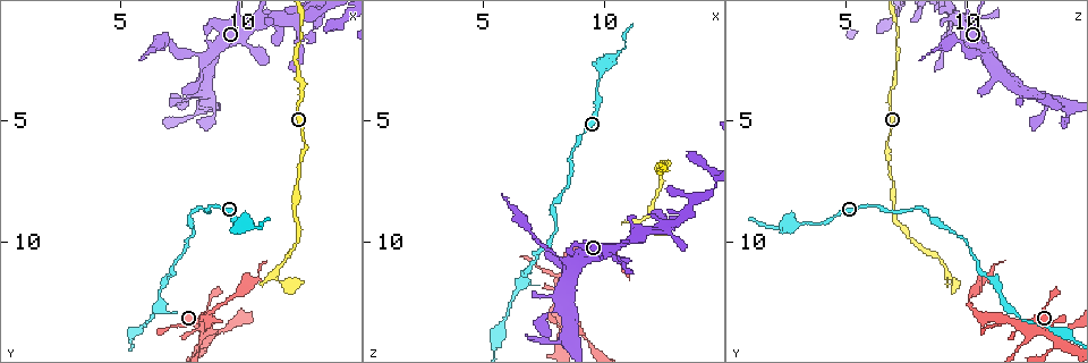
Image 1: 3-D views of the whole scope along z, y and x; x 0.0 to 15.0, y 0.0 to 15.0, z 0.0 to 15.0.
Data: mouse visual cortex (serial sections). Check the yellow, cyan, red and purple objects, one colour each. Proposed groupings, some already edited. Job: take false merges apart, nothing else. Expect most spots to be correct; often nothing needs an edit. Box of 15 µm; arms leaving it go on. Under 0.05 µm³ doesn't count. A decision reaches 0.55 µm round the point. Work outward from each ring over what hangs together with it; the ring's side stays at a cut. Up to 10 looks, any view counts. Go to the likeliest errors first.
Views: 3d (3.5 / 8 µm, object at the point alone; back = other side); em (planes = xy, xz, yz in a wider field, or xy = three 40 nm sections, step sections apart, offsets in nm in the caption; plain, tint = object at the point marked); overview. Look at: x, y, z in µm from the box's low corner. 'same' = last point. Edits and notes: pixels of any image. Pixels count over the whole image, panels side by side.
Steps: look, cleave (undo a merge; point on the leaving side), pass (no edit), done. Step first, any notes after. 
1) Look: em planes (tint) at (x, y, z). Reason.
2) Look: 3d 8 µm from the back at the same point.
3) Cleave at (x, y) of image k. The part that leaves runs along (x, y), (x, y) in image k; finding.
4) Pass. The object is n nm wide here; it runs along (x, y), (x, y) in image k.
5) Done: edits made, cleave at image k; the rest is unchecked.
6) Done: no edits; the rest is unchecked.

Look: 3d 8 µm from the back at (8.6, 2.3, 10.8). Branch point.

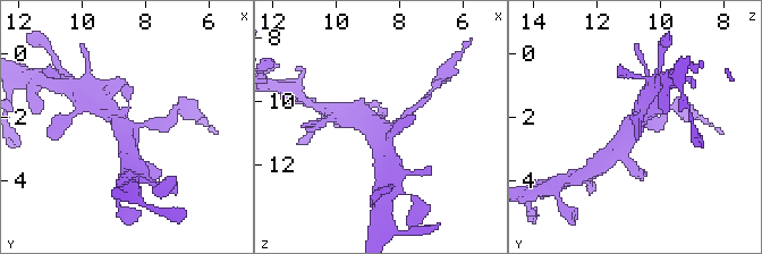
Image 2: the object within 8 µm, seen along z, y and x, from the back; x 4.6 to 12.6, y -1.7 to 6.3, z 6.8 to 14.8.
Look: 3d 3.5 µm at (8.6, 2.4, 10.8).

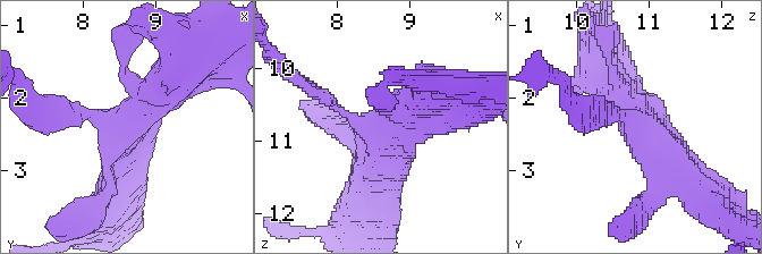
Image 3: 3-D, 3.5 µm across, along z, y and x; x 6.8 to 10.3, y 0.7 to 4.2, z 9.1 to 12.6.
Look: em xy step 3 (tint) at (8.65, 2.40, 10.90). 3 arms meet here; the arms are 150, 350, 600 nm wide.

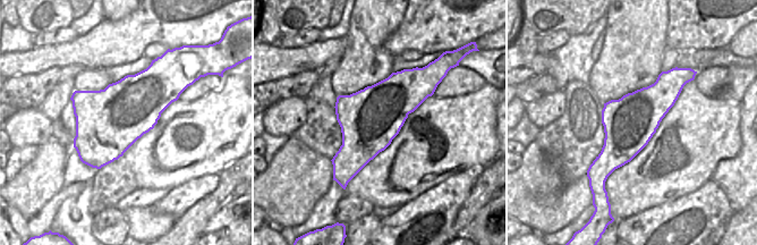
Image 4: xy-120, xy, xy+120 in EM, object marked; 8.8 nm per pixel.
Pass. Continuous, no second cell.

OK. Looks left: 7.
Look: 3d 3.5 µm at (11.5, 11.6, 9.3). A narrow waist.

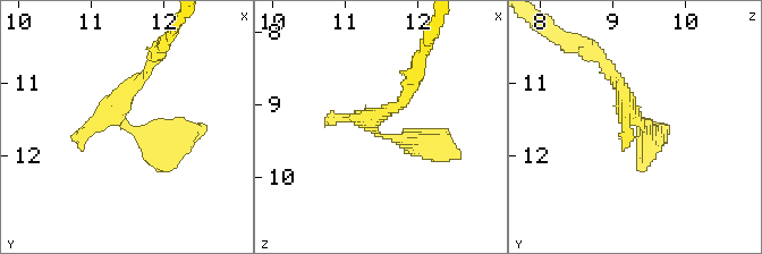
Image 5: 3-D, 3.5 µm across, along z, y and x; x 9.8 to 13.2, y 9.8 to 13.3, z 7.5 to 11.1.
Look: em xy step 1 (tint) at (11.60, 11.65, 9.45).

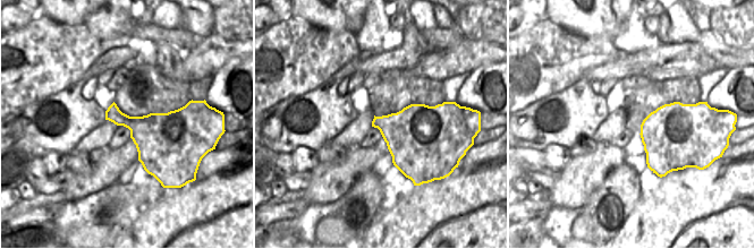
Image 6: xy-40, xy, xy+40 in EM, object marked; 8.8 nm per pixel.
Pass. It runs along (144, 74), (119, 119), (158, 140), (200, 129) in image 5; continuous, no second cell.

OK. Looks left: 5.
Look: 3d 3.5 µm at (8.7, 14.0, 13.6).

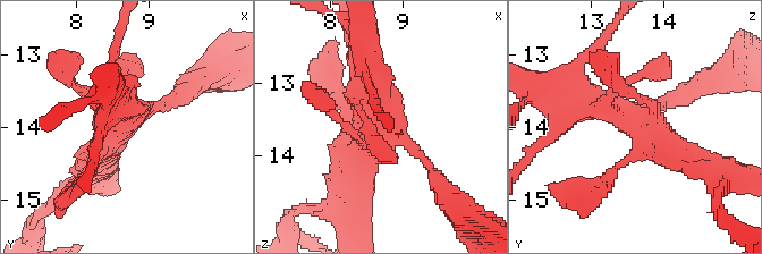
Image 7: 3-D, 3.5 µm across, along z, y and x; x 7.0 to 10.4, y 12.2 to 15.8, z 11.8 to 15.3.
Look: em xy step 1 (tint) at (8.70, 13.90, 13.70). Shape alone is not enough.

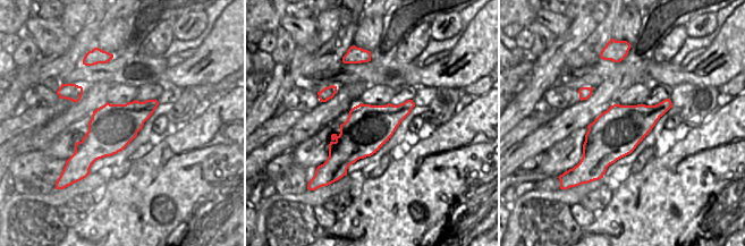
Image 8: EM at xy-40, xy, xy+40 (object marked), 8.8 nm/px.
Pass. The object is 420 nm wide here; it runs along (329, 113), (374, 140), (367, 64) in image 7; one cell here.

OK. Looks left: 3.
Look: 3d 3.5 µm at (12.3, 1.5, 9.1).

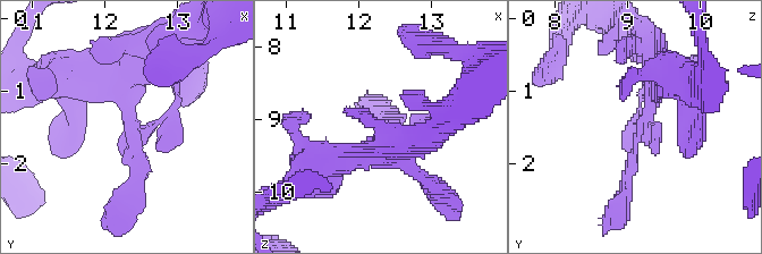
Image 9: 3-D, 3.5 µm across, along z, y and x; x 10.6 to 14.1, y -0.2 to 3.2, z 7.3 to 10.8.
Look: em xy step 3 (tint) at (12.35, 1.55, 9.20).

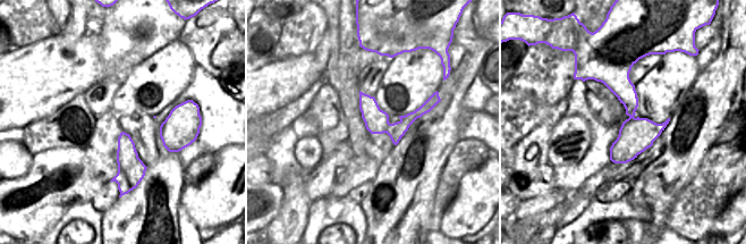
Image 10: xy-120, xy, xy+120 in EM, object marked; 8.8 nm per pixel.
Pass. It runs along (620, 68), (630, 143), (617, 160) in image 10; all the same cell.

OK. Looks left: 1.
Done: no edits; the rest is unchecked.

